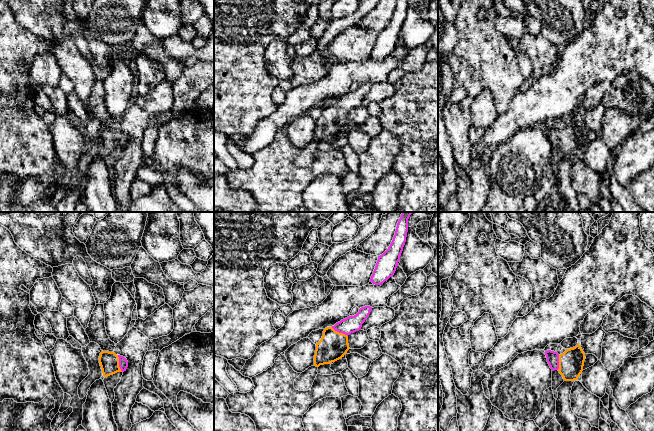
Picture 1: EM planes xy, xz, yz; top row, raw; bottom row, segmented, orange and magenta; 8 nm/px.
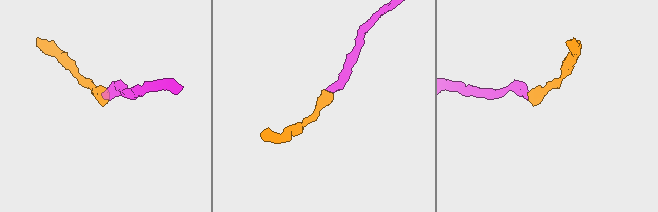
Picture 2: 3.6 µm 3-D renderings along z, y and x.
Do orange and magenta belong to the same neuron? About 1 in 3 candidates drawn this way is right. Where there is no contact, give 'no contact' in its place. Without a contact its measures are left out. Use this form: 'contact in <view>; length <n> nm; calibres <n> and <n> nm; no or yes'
contact in xy; length 140 nm; calibres 160 and 80 nm; yes

